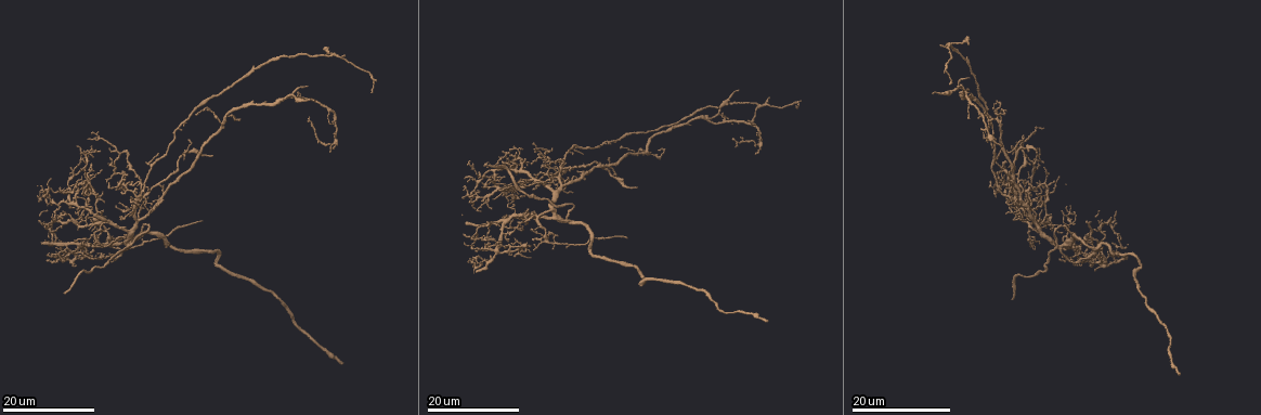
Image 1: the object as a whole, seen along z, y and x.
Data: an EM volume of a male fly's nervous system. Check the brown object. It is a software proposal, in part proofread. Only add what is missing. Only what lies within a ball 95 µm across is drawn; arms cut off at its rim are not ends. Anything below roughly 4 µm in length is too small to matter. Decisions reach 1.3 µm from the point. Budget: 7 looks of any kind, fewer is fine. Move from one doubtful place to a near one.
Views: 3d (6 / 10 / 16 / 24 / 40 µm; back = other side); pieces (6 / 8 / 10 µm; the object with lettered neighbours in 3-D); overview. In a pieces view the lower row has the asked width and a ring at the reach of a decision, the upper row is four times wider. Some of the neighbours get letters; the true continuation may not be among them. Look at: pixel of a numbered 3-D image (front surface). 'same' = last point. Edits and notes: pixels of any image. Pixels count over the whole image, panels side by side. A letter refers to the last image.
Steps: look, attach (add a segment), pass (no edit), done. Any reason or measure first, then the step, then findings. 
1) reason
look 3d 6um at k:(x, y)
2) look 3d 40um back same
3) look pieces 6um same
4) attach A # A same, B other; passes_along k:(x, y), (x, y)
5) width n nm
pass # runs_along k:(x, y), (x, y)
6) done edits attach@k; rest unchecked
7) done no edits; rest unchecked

branch stops here
look 3d 24um at 1:(991, 181)

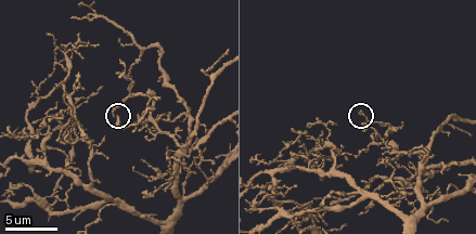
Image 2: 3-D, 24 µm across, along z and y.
look 3d 6um at 2:(117, 115)

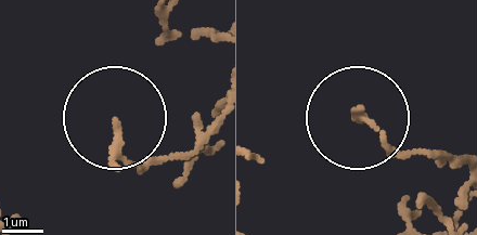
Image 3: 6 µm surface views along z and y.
see the neighbours
look pieces 10um at 3:(116, 121)

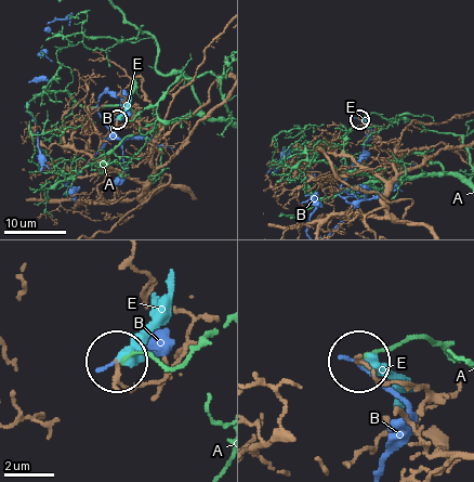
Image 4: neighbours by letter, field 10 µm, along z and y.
pass # A other, B other, E other; no lettered segment goes on from it

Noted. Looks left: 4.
look 3d 10um at 2:(51, 121)

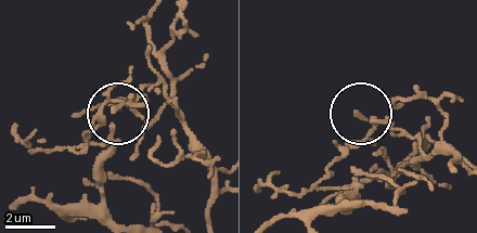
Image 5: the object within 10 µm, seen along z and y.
look pieces 10um at 5:(355, 114)

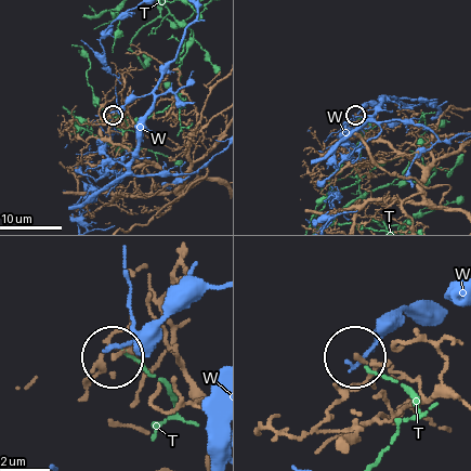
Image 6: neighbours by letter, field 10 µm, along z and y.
width 150 nm
pass # T other, W other; runs_along 6:(347, 447), (326, 420), (365, 377), (355, 360); no lettered segment goes on from it

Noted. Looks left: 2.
branch stops here
look pieces 6um at 2:(263, 193)

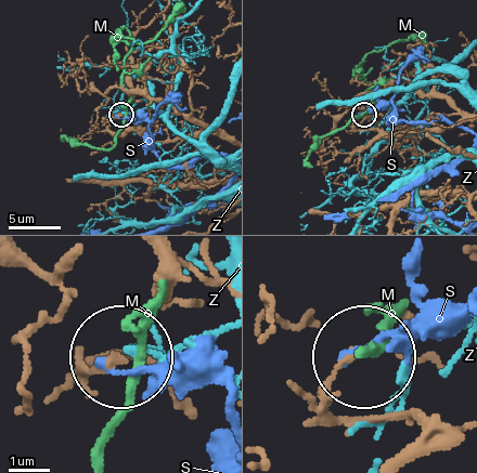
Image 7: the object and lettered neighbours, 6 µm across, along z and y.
pass # M other, S other, Z other; no lettered segment goes on from it

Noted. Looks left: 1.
done no edits; rest unchecked

